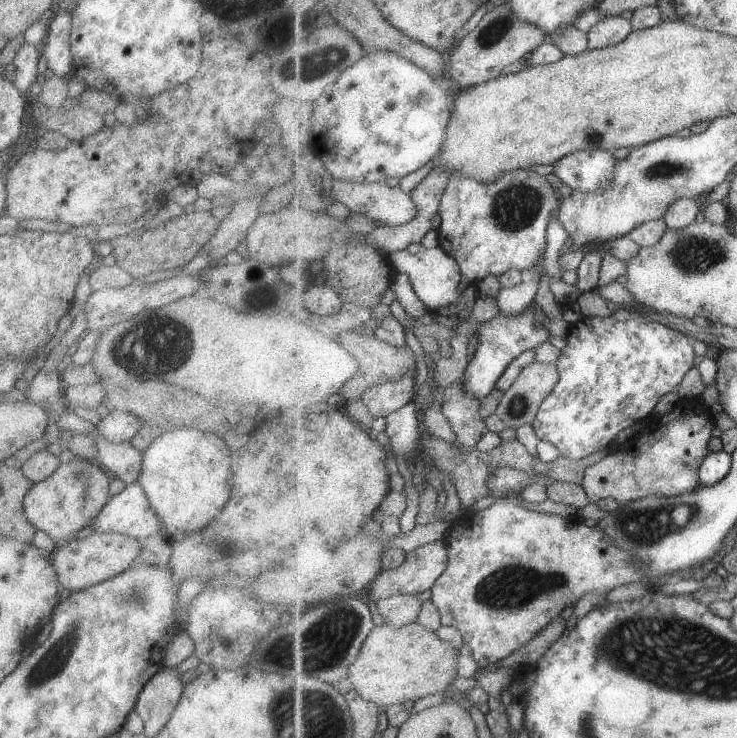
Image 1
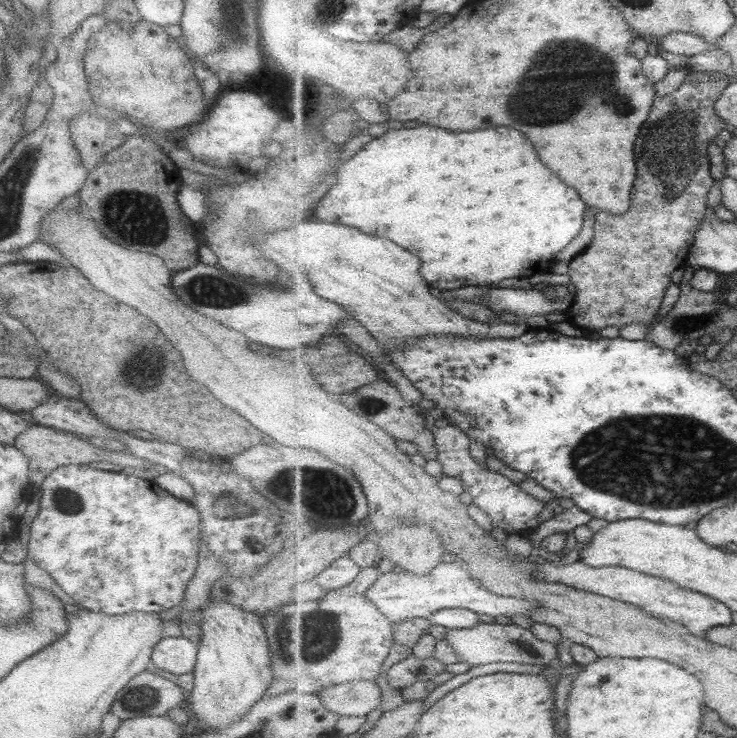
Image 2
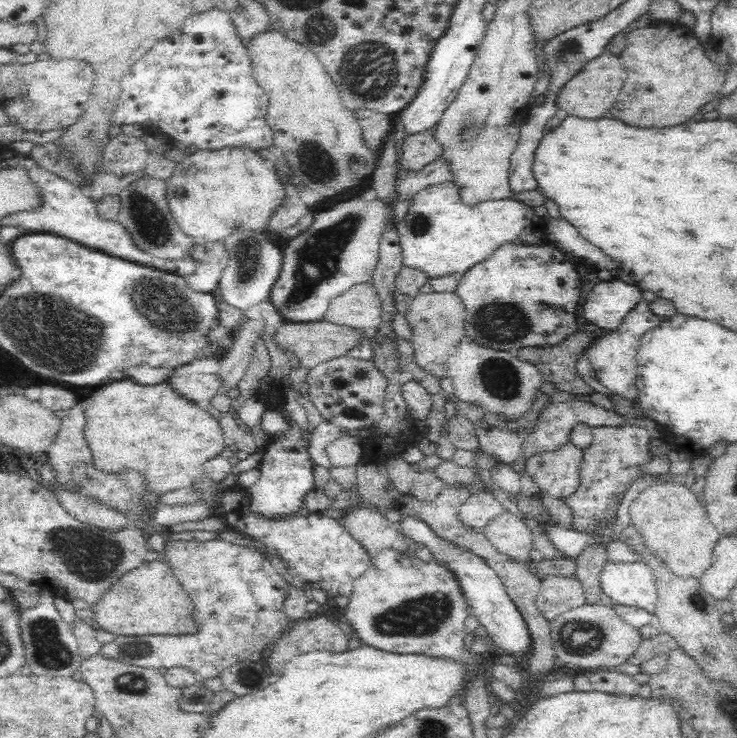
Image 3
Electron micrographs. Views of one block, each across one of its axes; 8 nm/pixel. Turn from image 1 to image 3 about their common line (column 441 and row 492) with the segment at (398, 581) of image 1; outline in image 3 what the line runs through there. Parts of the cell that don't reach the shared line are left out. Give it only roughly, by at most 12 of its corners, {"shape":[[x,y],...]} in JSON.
{"shape":[[570,442],[524,460],[540,493],[566,500],[580,488],[583,450]]}

